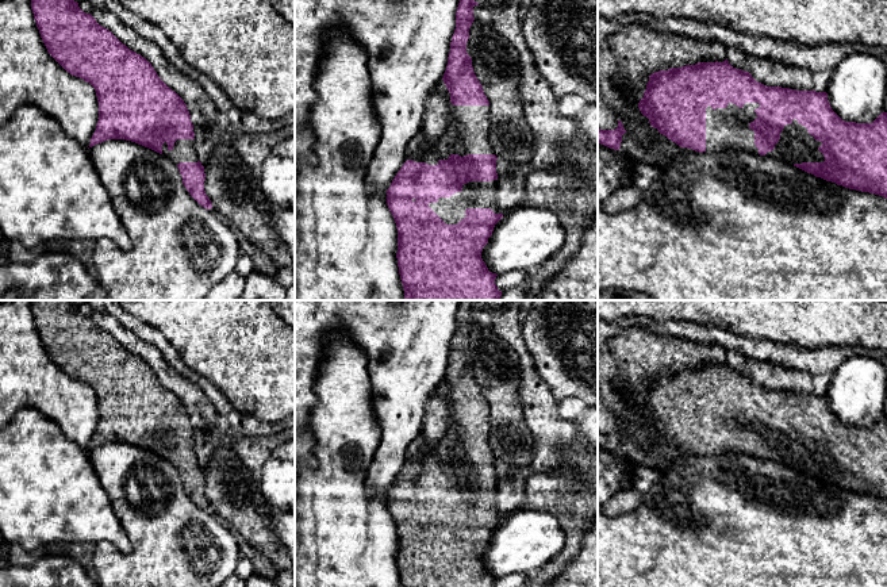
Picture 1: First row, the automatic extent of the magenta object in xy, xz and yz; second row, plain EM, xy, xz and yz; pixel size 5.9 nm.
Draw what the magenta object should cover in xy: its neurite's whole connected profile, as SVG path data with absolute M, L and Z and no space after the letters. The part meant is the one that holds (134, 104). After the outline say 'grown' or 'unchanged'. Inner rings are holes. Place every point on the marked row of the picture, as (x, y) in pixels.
M31 0L31 9L49 54L96 91L99 120L89 147L108 139L126 139L164 154L177 165L189 195L201 207L212 208L204 191L204 166L196 151L187 104L158 77L151 64L85 14L74 0Z | grown

